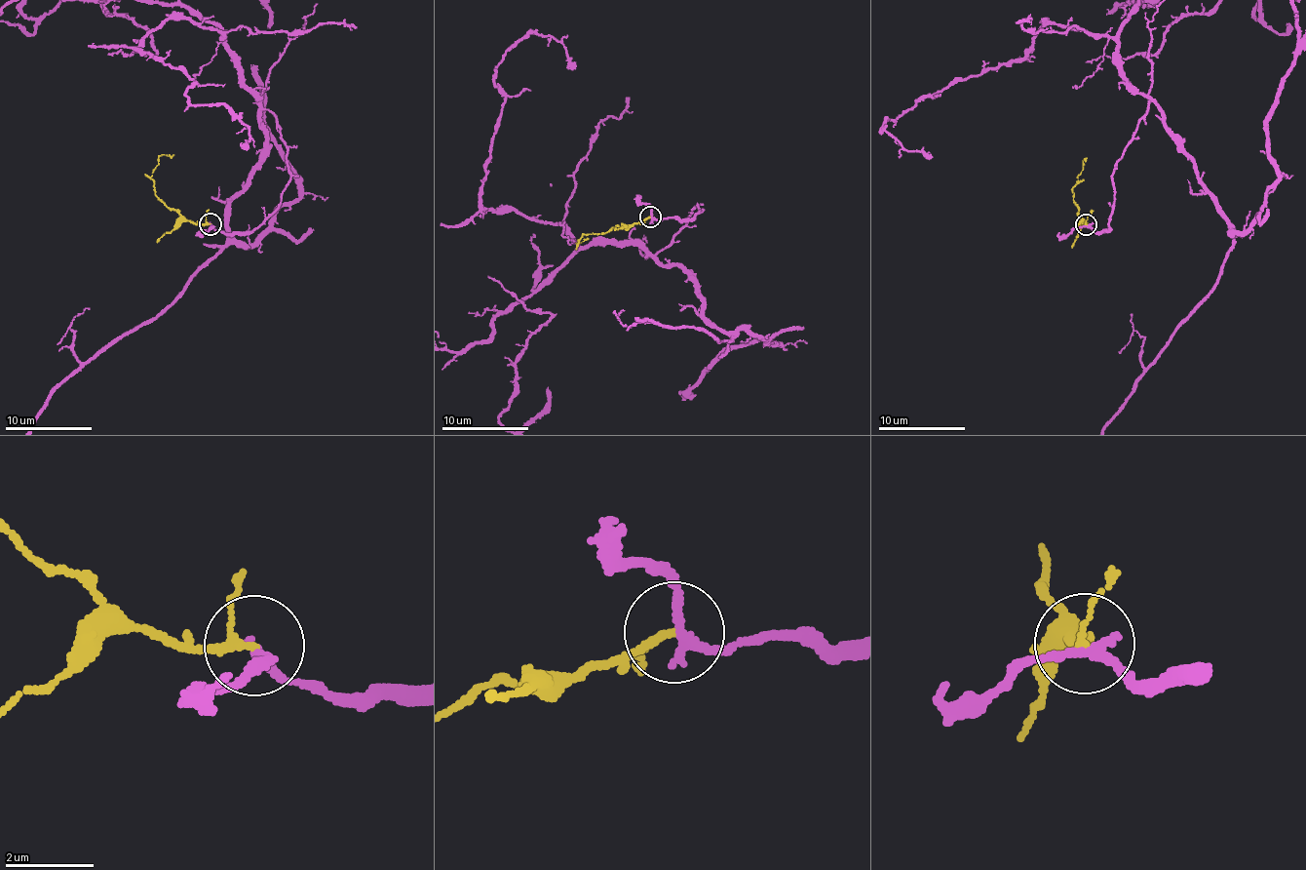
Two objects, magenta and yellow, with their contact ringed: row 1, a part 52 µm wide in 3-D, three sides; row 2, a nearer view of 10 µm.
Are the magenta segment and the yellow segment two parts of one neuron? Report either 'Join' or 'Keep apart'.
Keep apart

